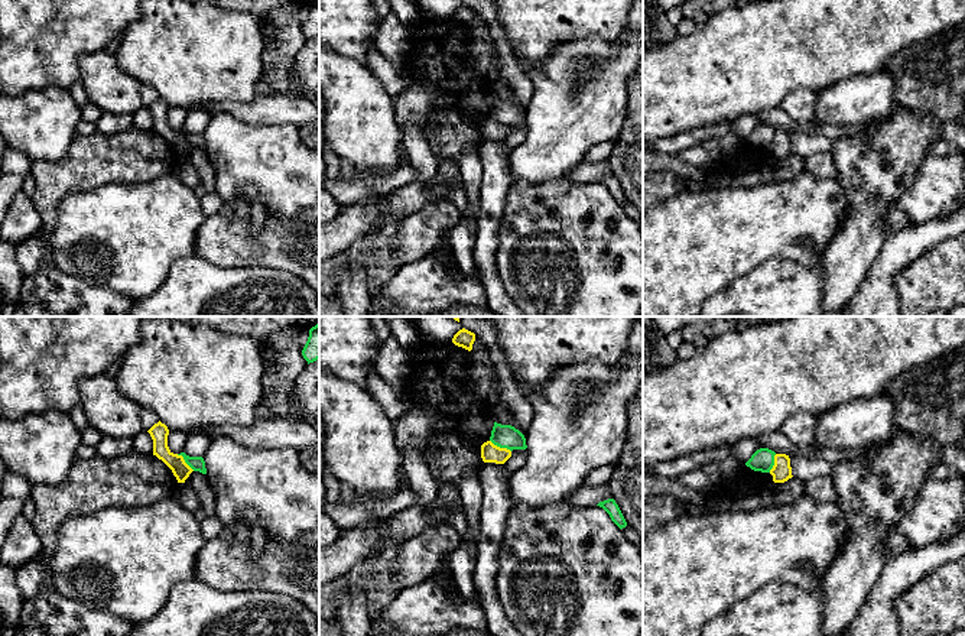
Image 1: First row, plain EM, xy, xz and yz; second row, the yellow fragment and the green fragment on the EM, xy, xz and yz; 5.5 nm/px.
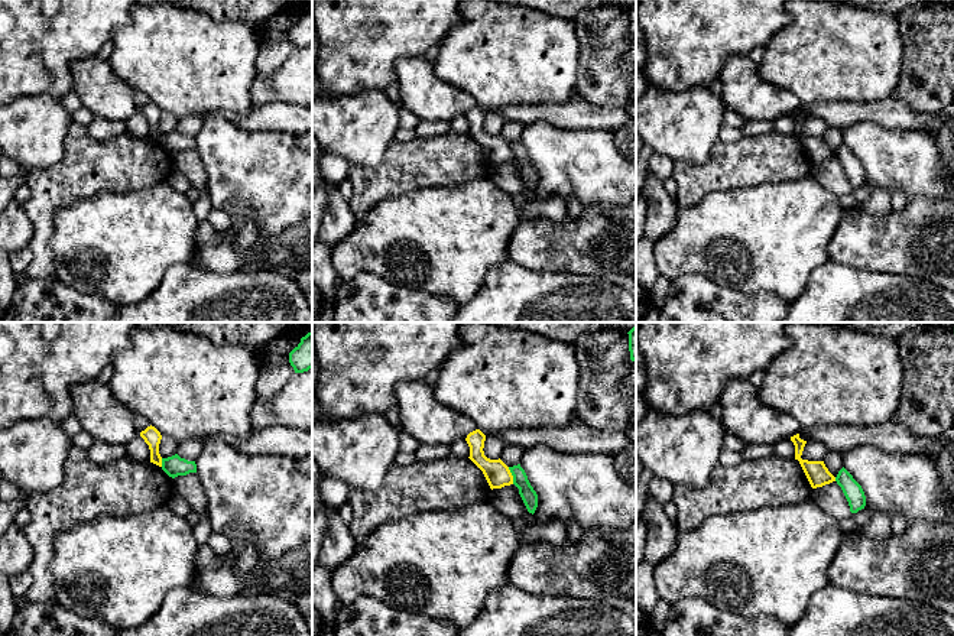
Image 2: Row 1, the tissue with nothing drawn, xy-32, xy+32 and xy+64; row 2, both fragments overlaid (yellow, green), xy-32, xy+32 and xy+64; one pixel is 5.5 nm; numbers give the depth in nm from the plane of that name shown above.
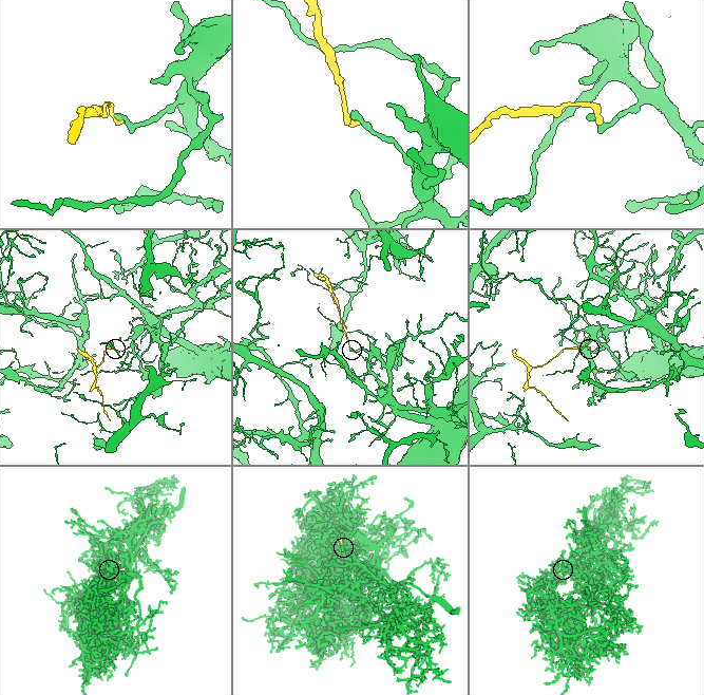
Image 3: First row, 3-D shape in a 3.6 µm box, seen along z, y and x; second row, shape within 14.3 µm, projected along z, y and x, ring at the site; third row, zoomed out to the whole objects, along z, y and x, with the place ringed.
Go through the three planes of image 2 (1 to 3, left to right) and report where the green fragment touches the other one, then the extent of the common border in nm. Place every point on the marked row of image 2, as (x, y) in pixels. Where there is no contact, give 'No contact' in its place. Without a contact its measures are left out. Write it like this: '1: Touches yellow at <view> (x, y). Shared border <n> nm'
1: Touches yellow at xy-32 (161, 463). Shared border 50 nm
2: Touches yellow at xy+32 (512, 476). Shared border 100 nm
3: Touches yellow at xy+64 (834, 479). Shared border 30 nm

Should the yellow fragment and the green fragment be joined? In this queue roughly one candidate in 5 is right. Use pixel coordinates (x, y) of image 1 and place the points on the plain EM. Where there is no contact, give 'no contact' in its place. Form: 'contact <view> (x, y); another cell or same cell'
contact xz (499, 123); another cell

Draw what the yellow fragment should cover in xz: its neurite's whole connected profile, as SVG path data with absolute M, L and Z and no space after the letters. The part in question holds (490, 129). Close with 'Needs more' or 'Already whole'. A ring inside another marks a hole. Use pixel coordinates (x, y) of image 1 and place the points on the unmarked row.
M491 117L481 121L481 134L484 139L504 140L511 133L511 127L507 124L500 124Z. Already whole

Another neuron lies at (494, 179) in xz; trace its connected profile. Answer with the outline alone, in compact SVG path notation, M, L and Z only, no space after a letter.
M482 139L478 156L482 163L480 211L477 220L472 257L482 280L487 308L498 317L526 317L506 293L497 269L497 238L507 191L513 179L507 173L503 142Z

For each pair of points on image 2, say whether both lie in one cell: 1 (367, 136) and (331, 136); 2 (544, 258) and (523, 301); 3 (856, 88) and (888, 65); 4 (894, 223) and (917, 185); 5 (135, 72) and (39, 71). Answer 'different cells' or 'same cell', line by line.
1: same cell
2: different cells
3: same cell
4: different cells
5: different cells

